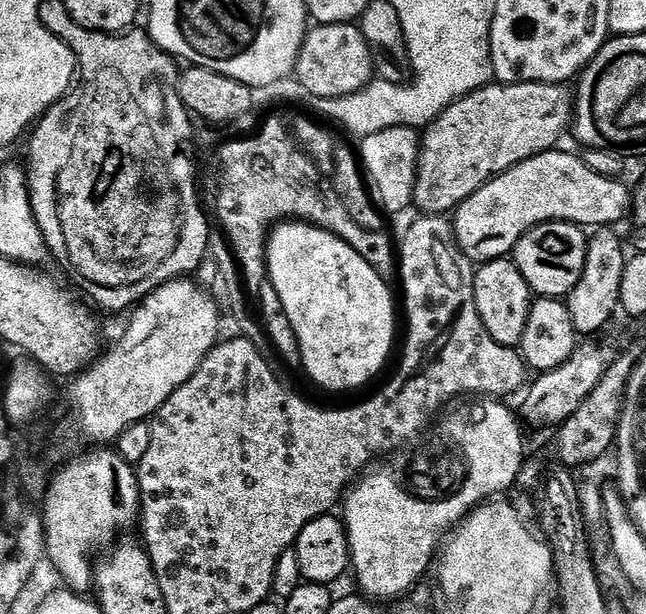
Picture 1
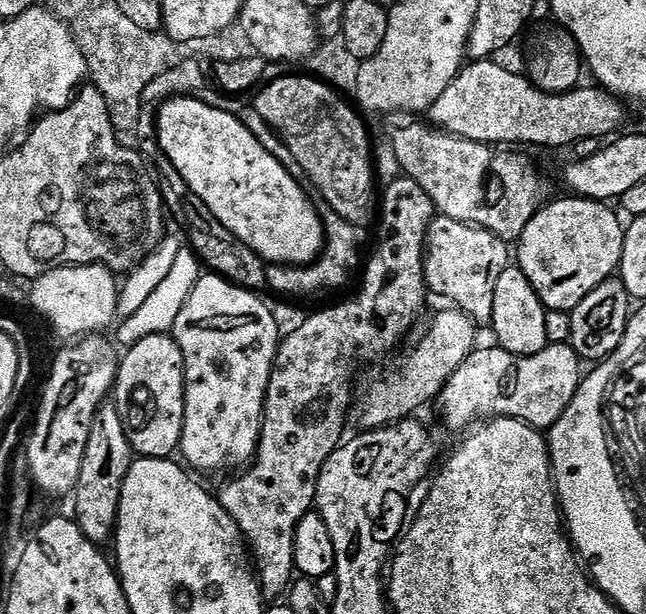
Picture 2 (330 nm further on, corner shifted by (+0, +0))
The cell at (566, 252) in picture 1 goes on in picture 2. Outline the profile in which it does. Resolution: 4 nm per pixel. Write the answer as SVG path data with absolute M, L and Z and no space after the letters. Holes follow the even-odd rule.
M556 200L545 203L514 248L518 266L534 286L545 309L571 313L602 282L617 275L624 249L625 225L599 200Z

